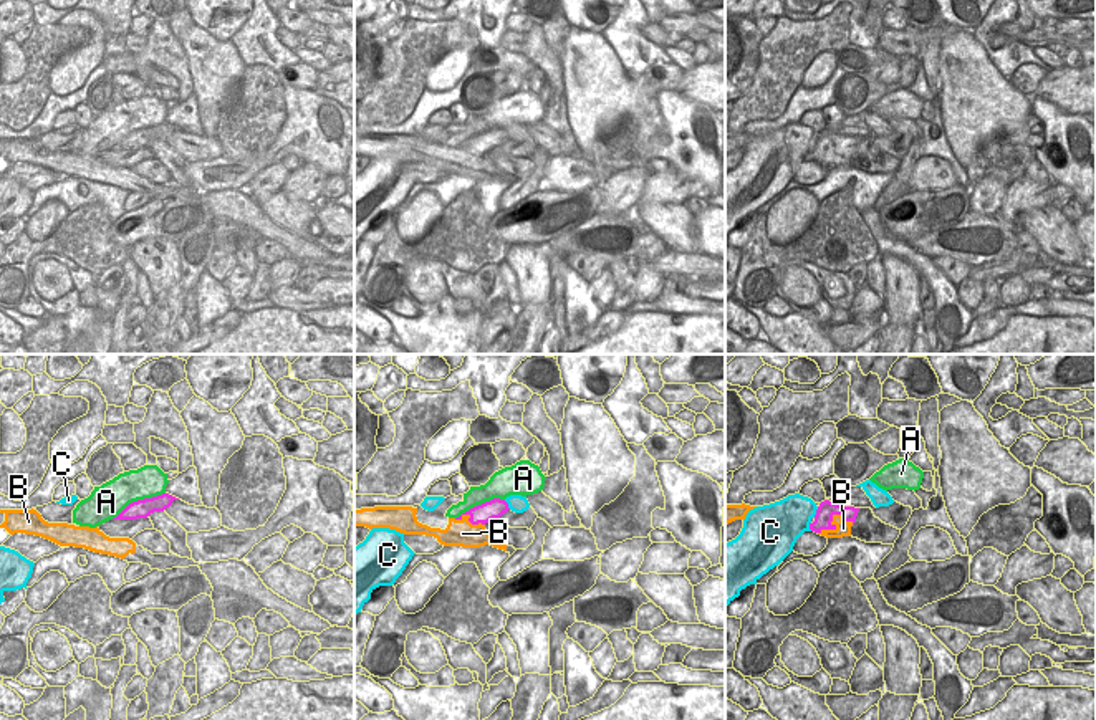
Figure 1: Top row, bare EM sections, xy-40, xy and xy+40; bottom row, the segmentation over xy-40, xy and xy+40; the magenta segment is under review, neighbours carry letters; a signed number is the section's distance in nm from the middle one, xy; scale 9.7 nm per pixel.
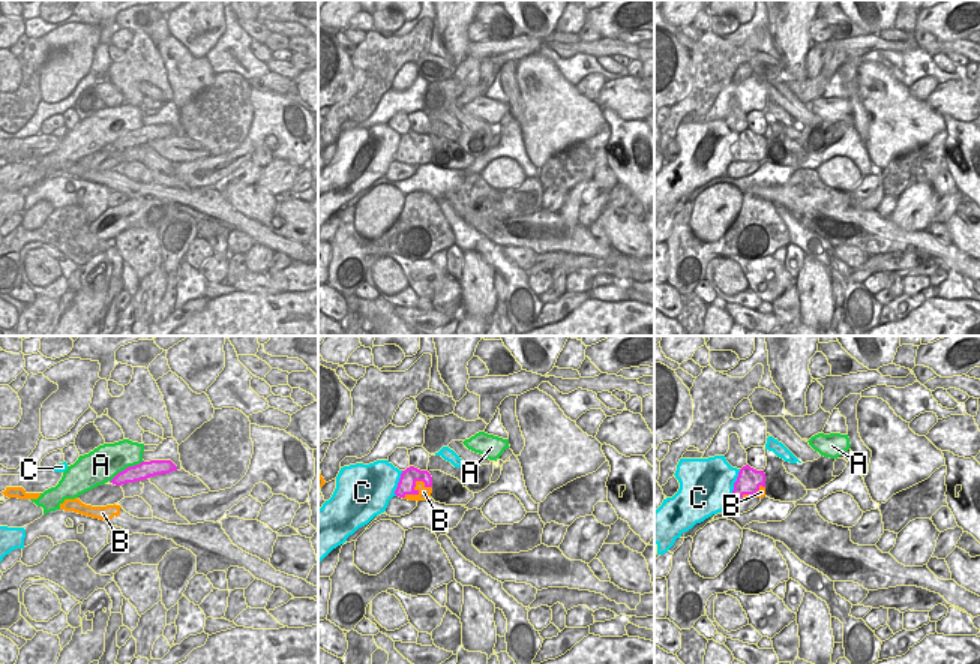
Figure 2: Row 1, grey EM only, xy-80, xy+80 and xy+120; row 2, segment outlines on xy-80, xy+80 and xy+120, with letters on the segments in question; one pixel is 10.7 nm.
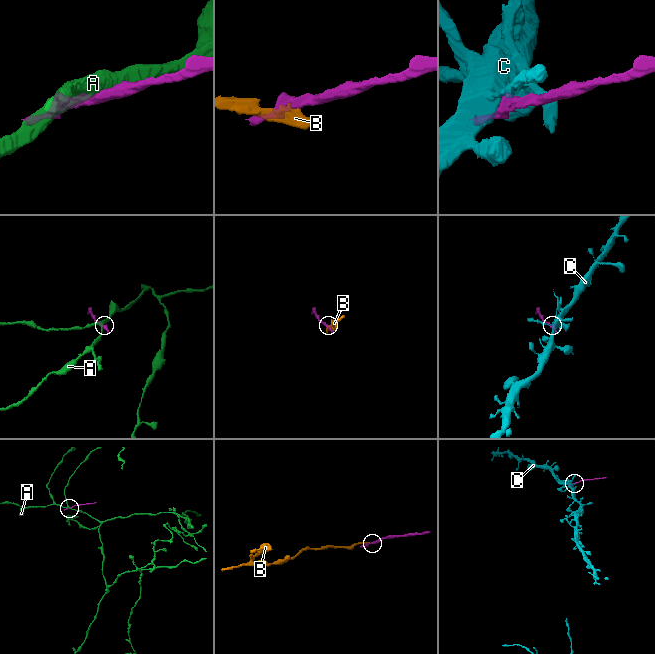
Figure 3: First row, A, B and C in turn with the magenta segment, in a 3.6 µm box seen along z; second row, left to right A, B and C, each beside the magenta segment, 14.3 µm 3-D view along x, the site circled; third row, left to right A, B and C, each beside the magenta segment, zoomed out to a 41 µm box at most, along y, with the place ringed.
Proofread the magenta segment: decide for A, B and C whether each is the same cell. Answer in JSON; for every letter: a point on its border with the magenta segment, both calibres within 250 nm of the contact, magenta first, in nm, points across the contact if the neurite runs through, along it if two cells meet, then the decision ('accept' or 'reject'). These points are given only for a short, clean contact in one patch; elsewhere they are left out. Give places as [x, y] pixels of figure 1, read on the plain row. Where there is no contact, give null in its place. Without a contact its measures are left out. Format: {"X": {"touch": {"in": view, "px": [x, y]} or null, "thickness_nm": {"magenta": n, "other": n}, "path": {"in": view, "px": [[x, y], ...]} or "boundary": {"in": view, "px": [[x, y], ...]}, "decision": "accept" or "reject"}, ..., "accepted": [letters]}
{"A": {"touch": {"in": "xy-40", "px": [138, 129]}, "thickness_nm": {"magenta": 190, "other": 320}, "decision": "reject"}, "B": {"touch": {"in": "xy+40", "px": [831, 149]}, "thickness_nm": {"magenta": 170, "other": 160}, "boundary": {"in": "xy+40", "px": [[853, 151], [835, 144], [835, 156], [818, 163]]}, "decision": "reject"}, "C": {"touch": {"in": "xy+40", "px": [817, 141]}, "thickness_nm": {"magenta": 170, "other": 380}, "decision": "reject"}, "accepted": []}

